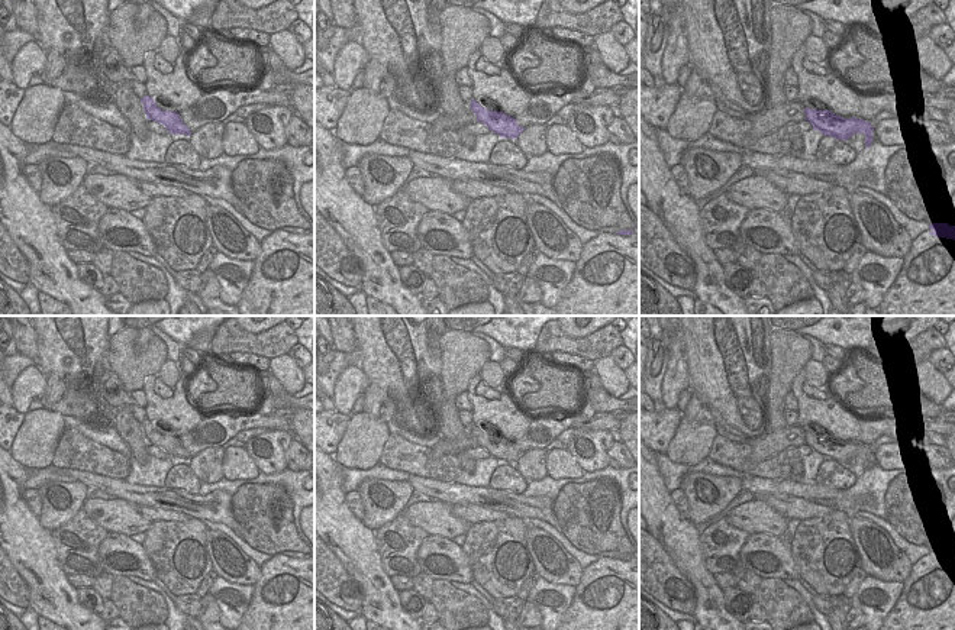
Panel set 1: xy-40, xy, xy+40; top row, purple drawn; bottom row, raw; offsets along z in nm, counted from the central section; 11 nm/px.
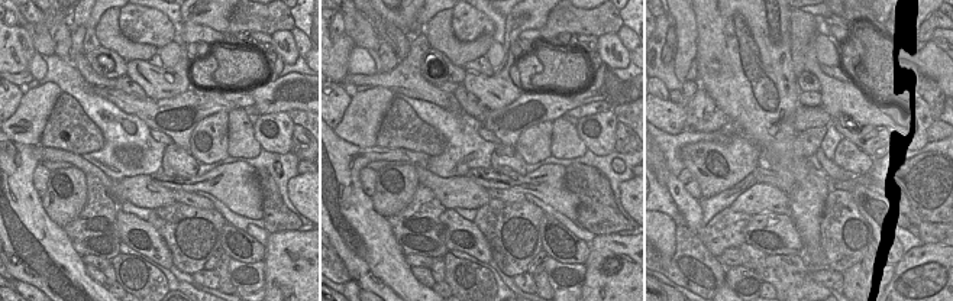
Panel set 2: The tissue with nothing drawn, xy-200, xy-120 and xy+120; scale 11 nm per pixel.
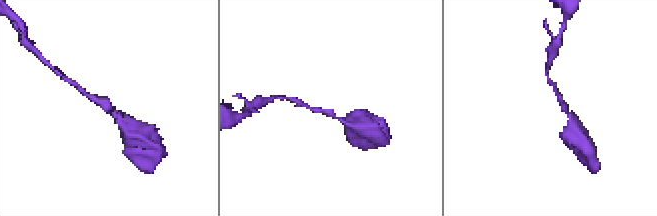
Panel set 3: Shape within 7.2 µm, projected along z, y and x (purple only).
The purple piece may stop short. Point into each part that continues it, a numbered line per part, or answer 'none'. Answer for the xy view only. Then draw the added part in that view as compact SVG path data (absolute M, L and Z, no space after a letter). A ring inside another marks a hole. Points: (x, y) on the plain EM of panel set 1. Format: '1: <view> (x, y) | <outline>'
none

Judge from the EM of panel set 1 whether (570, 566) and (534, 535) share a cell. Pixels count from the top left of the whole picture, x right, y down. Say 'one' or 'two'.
one

